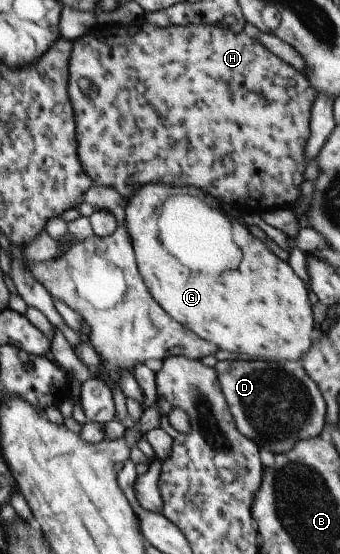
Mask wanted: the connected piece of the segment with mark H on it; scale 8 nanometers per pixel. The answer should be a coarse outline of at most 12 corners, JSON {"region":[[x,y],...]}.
{"region":[[214,24],[71,43],[80,167],[129,200],[301,197],[317,93]]}

